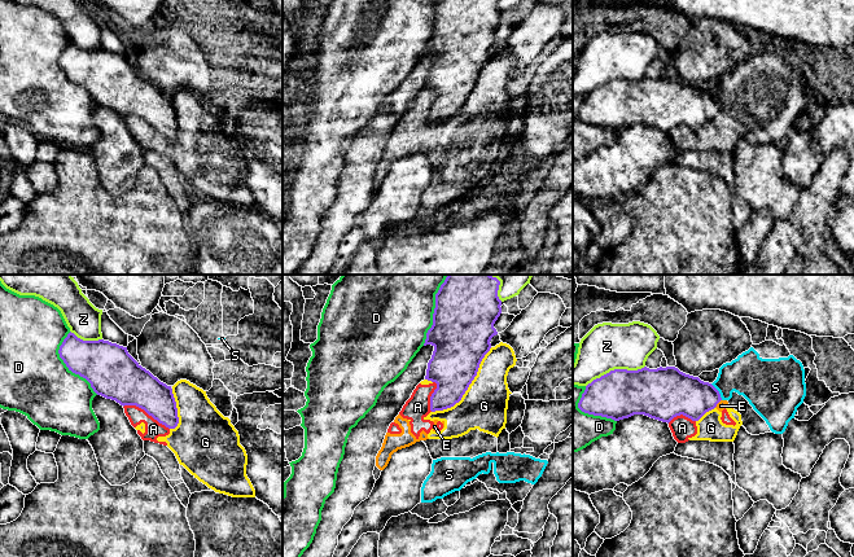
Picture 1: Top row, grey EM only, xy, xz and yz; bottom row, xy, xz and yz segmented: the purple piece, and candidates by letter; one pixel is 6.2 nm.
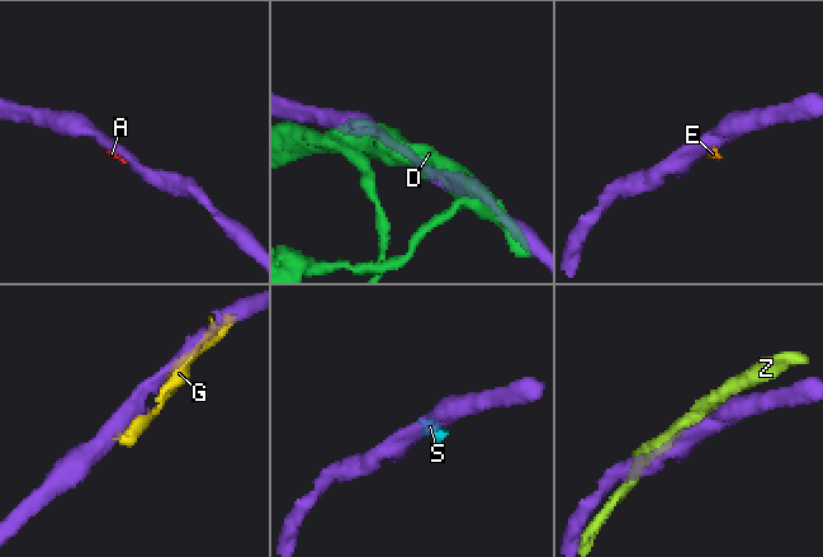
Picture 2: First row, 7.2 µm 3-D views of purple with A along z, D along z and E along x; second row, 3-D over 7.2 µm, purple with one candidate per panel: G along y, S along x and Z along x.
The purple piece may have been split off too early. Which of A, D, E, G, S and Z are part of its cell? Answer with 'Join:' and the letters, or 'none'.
Join: none

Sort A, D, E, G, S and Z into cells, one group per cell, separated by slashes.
A E G S / D / Z

